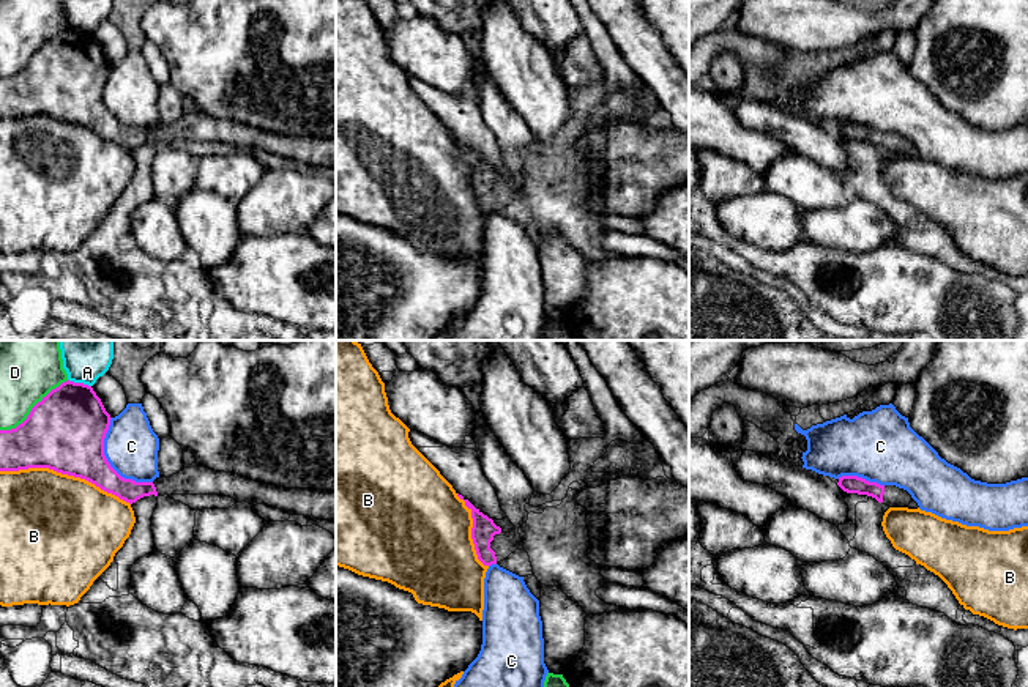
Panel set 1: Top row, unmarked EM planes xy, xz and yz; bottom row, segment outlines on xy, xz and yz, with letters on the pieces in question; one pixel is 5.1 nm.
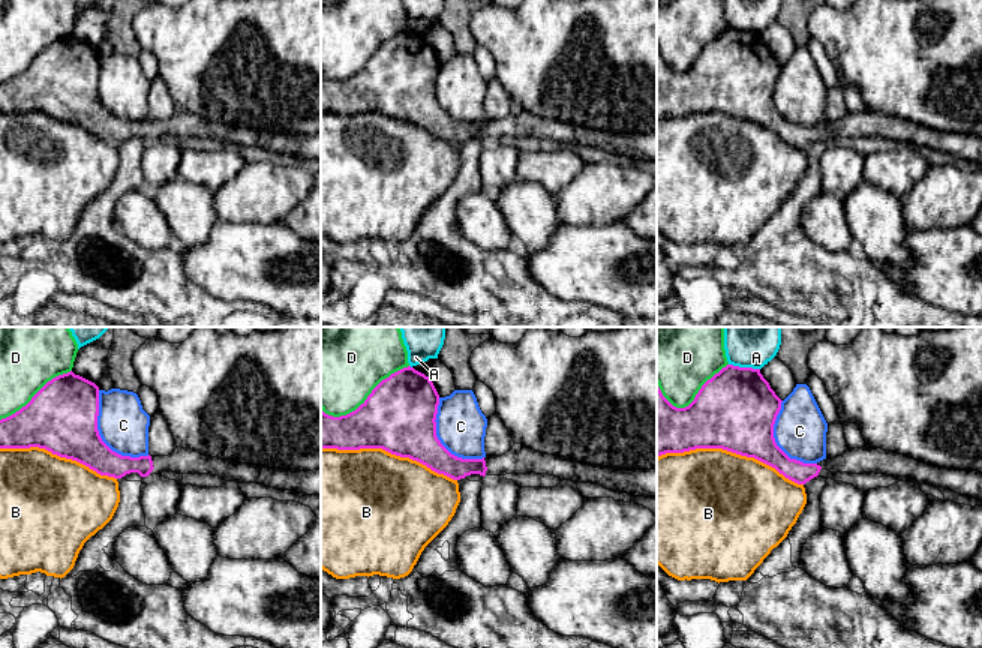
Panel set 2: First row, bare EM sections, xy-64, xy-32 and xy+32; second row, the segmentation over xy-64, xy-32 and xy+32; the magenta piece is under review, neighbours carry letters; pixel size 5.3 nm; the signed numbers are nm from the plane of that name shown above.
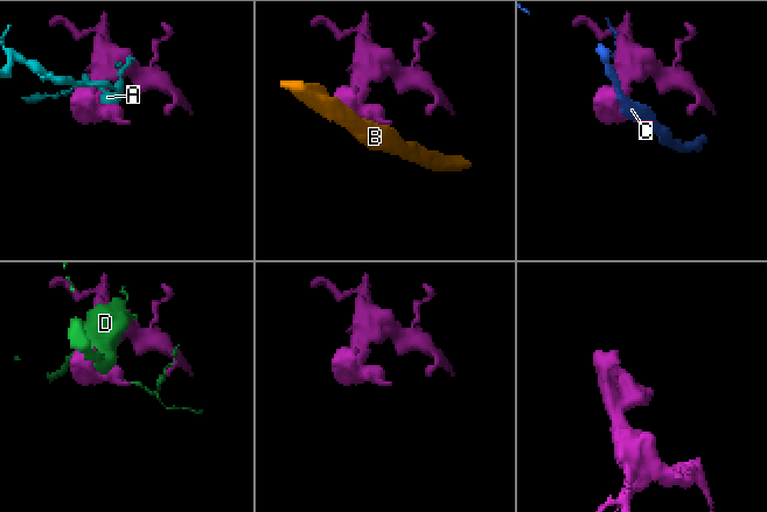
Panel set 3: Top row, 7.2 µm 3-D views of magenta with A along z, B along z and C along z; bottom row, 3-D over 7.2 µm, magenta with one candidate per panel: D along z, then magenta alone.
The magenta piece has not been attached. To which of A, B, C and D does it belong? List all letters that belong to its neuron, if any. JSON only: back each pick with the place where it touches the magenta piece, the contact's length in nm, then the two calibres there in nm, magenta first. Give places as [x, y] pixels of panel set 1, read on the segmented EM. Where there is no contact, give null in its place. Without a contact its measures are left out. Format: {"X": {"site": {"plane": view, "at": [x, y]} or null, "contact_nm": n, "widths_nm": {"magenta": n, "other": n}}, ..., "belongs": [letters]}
{"belongs": []}

